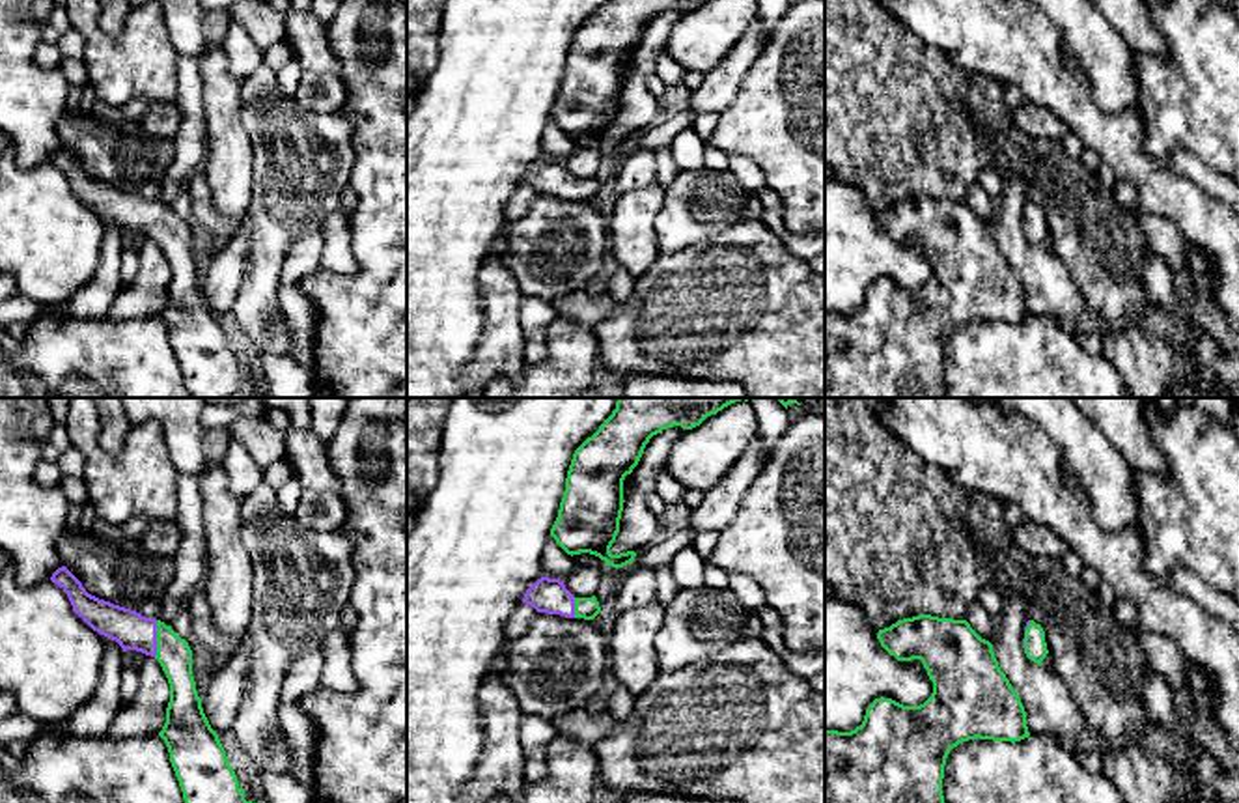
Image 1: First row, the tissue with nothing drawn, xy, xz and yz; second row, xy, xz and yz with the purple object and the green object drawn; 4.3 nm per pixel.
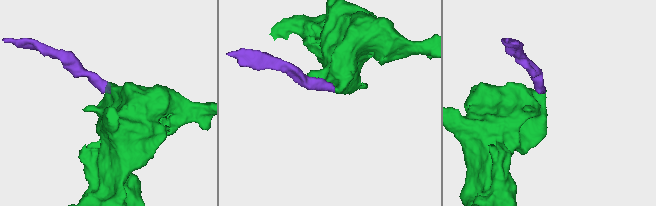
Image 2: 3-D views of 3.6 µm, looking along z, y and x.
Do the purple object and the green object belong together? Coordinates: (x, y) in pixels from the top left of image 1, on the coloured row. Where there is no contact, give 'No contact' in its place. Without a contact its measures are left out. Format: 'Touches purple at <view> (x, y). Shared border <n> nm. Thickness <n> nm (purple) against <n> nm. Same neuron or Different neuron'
Touches purple at xy (155, 639). Shared border 170 nm. Thickness 160 nm (purple) against 150 nm. Same neuron

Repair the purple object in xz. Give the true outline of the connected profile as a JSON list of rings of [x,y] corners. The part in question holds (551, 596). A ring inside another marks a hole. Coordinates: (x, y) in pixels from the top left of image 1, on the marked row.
[[[541,577],[524,594],[522,603],[537,613],[560,614],[565,618],[593,620],[599,613],[599,601],[592,598],[575,598],[560,579]]]

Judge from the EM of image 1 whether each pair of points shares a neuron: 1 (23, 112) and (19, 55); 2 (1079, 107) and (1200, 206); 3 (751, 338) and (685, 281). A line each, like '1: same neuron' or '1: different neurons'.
1: same neuron
2: same neuron
3: same neuron

